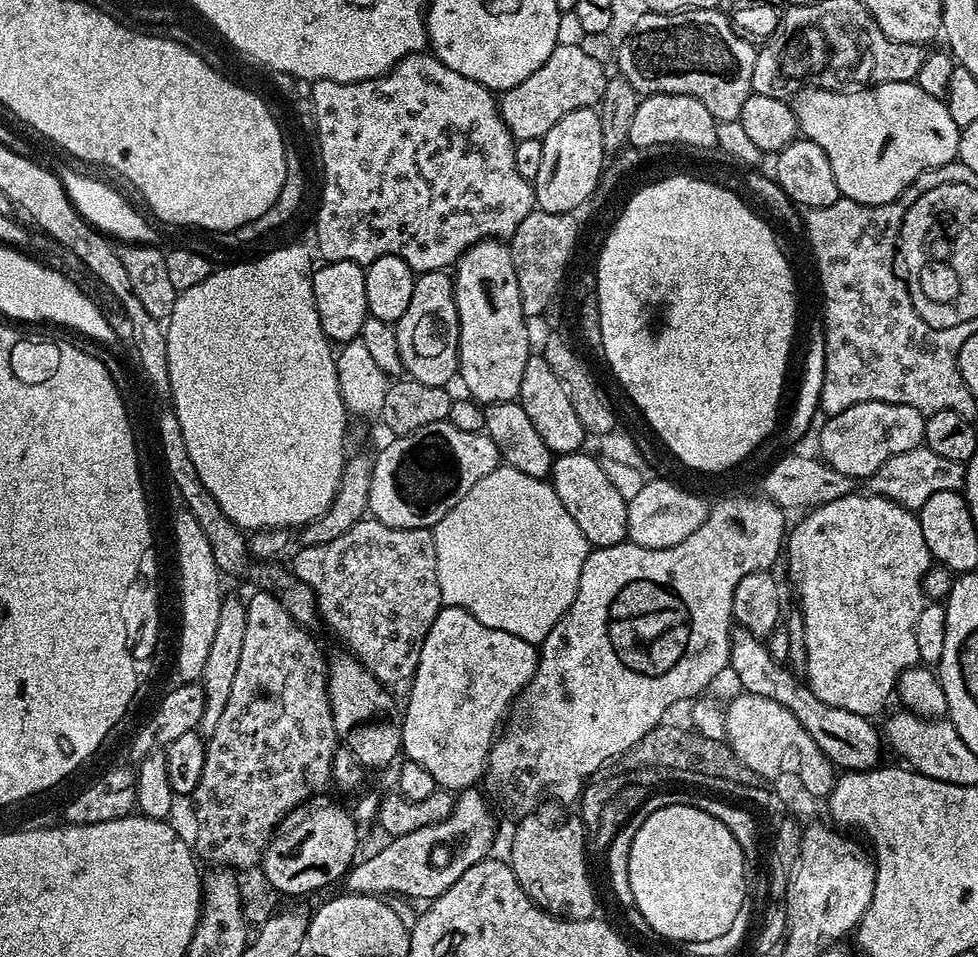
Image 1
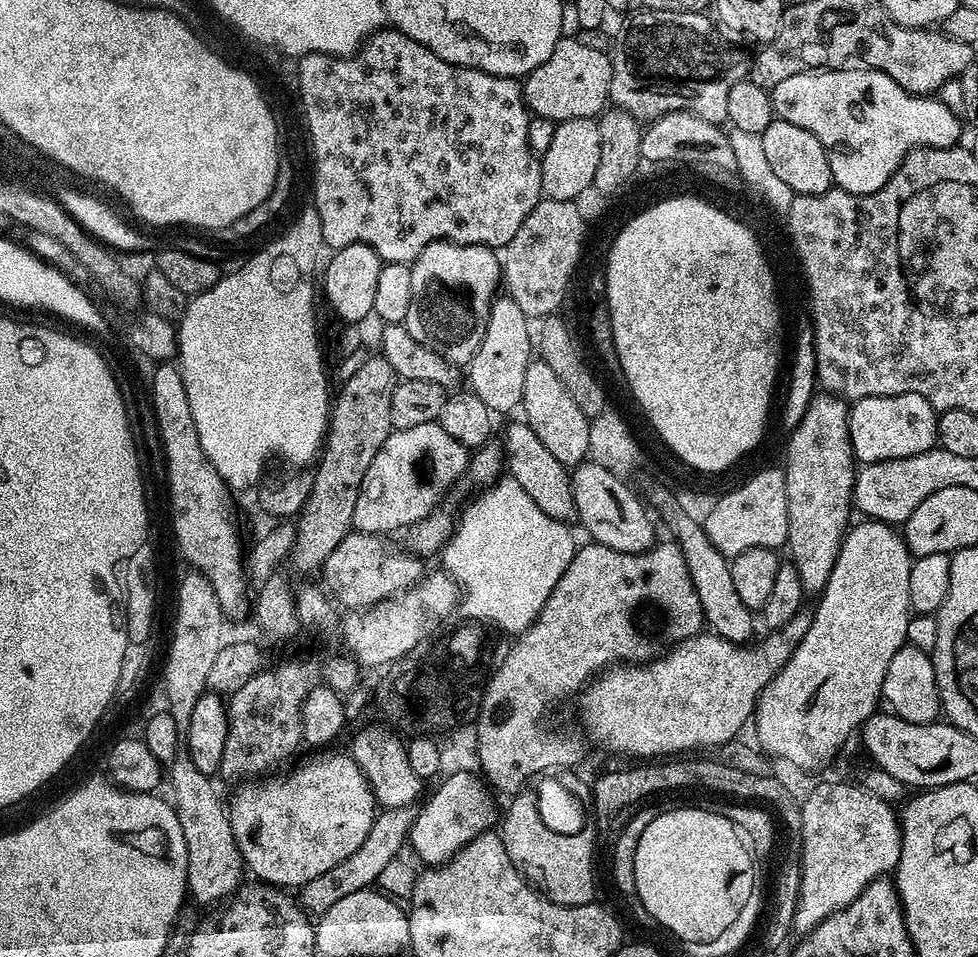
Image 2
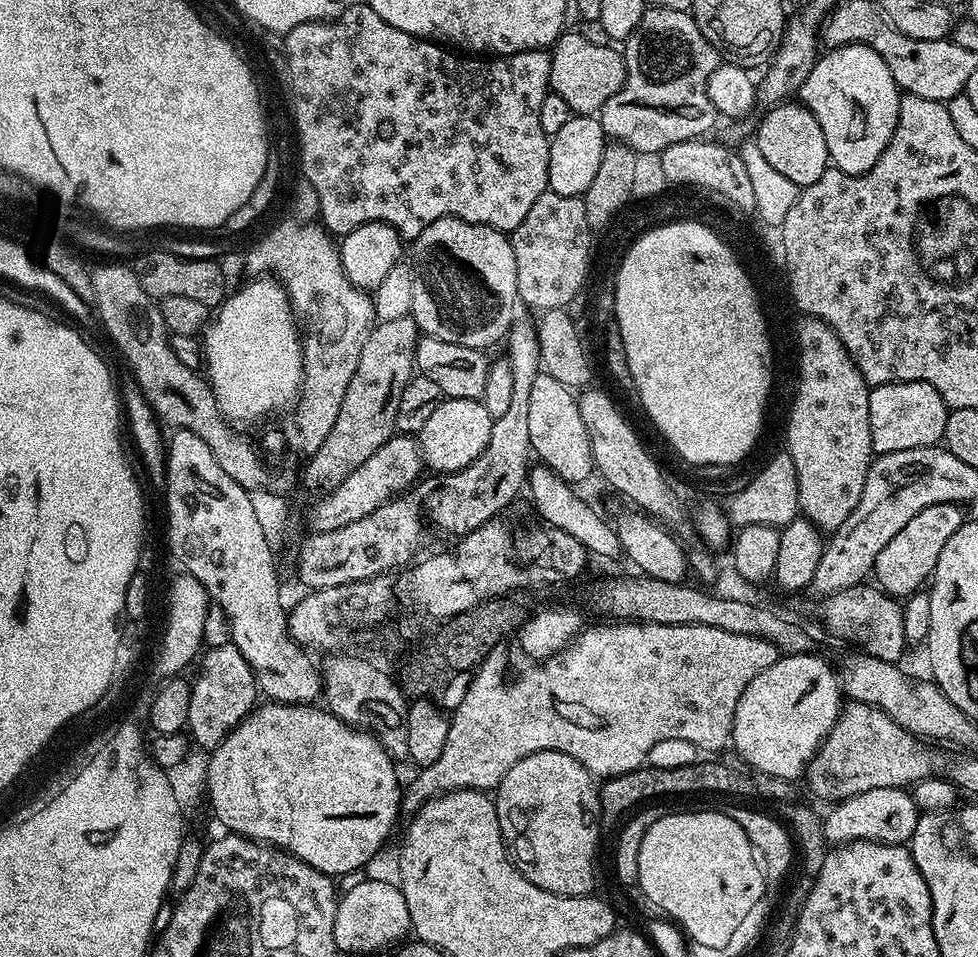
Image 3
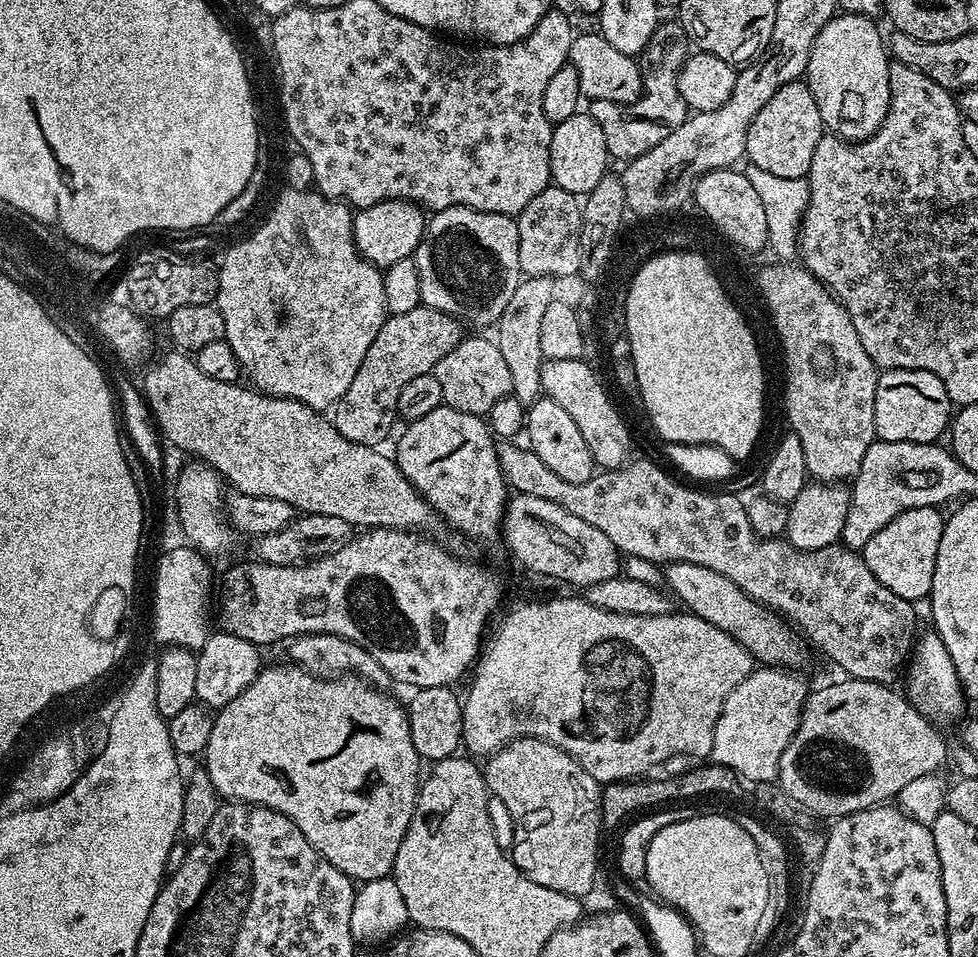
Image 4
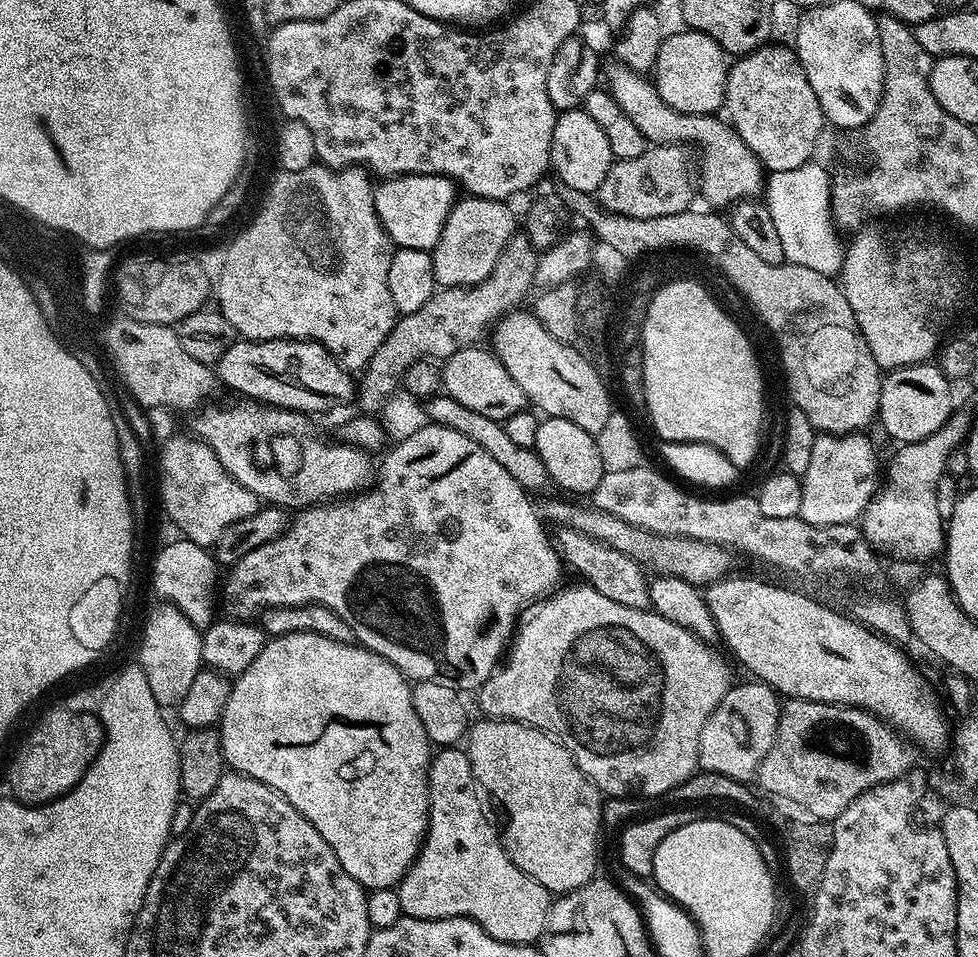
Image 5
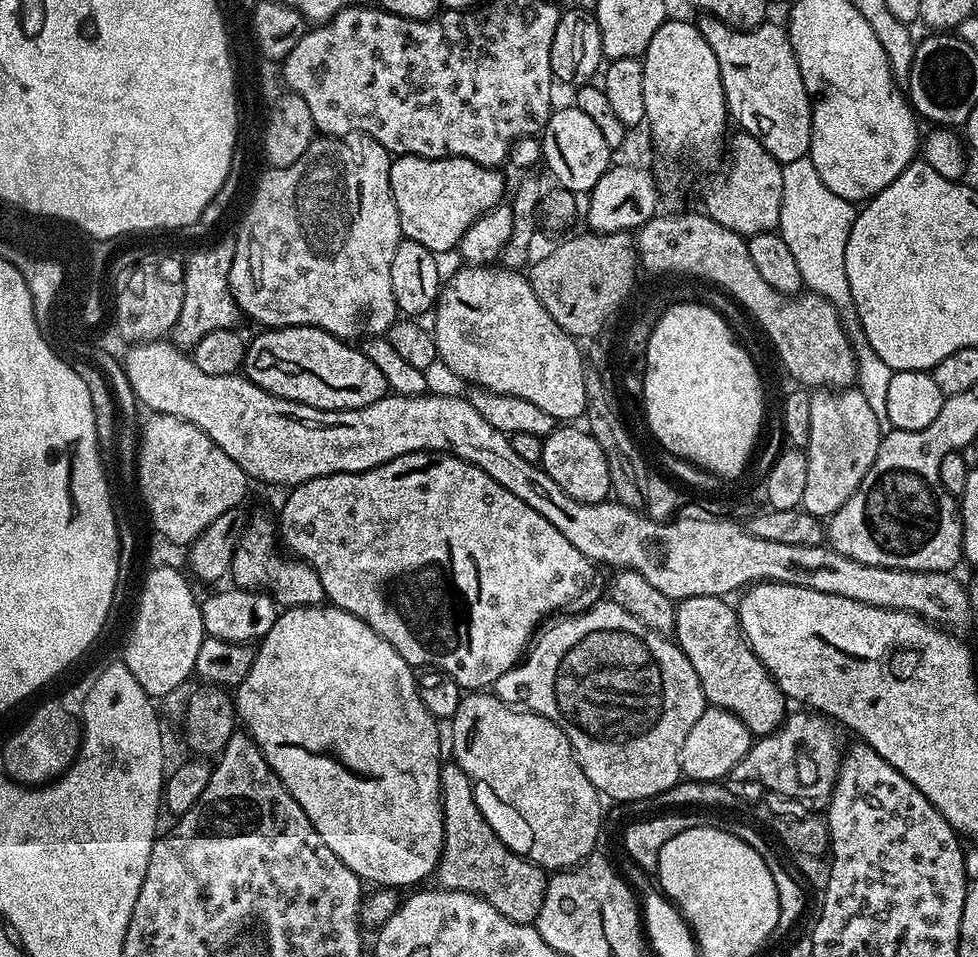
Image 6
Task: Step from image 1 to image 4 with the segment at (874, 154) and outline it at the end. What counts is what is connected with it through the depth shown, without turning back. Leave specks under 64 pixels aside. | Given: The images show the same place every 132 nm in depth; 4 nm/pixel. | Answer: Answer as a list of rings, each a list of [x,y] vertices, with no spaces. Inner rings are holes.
[[[853,12],[837,14],[818,30],[810,50],[806,83],[814,102],[818,102],[818,114],[831,135],[849,142],[874,135],[890,106],[890,52],[876,23]]]

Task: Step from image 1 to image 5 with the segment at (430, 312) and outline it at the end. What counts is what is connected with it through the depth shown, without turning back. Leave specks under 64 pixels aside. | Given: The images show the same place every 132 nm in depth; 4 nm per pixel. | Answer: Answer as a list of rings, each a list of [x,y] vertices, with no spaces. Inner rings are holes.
[[[465,195],[457,199],[446,218],[446,226],[442,226],[436,247],[431,249],[434,278],[440,288],[471,288],[490,278],[498,254],[502,254],[506,242],[518,232],[518,216],[516,220],[508,207],[503,200],[481,196]]]

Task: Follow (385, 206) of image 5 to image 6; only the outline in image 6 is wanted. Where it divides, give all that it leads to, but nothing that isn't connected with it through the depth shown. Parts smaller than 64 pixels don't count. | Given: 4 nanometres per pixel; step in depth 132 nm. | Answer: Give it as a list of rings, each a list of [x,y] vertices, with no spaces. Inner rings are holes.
[[[397,156],[392,161],[390,168],[390,188],[394,194],[394,202],[398,206],[398,218],[400,219],[400,225],[404,231],[404,236],[407,239],[418,242],[422,246],[426,246],[431,252],[437,254],[443,254],[448,252],[459,245],[460,239],[466,234],[466,230],[470,230],[470,226],[478,218],[482,218],[482,214],[486,214],[491,208],[497,208],[505,199],[504,197],[504,176],[503,171],[500,168],[487,168],[482,166],[478,162],[470,162],[470,158],[454,158],[453,156],[447,156],[446,158],[422,158],[421,156]]]

